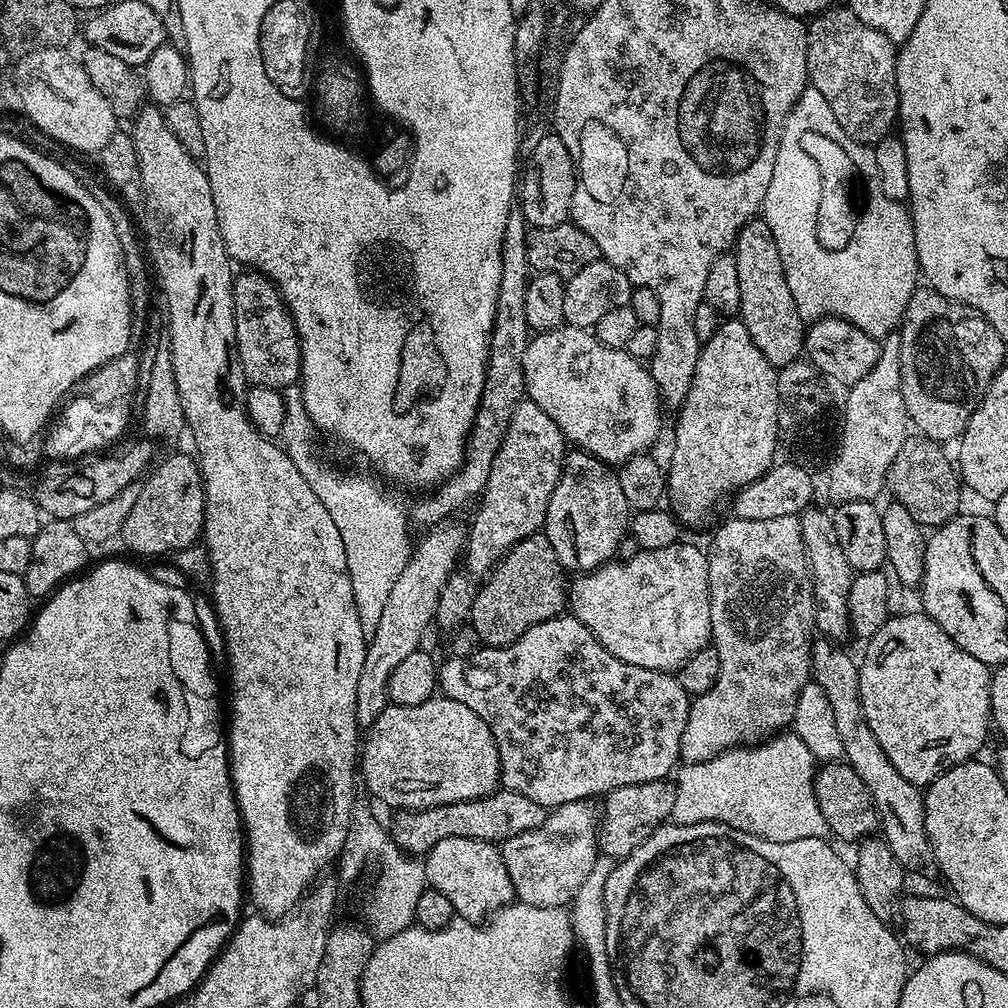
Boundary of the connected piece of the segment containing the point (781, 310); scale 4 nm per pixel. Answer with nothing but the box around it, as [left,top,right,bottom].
[734,218,806,370]

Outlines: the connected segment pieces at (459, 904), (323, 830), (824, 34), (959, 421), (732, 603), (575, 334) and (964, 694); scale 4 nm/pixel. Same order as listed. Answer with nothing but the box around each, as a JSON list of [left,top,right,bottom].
[[423,838,516,924],[130,106,366,918],[808,6,900,146],[898,286,1005,441],[680,516,816,765],[524,326,660,466],[859,612,992,786]]

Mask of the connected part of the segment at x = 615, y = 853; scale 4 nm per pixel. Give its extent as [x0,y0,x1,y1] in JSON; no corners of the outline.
[598,779,676,858]

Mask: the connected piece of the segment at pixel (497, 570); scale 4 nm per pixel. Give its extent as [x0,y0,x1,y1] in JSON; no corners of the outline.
[470,534,568,648]

